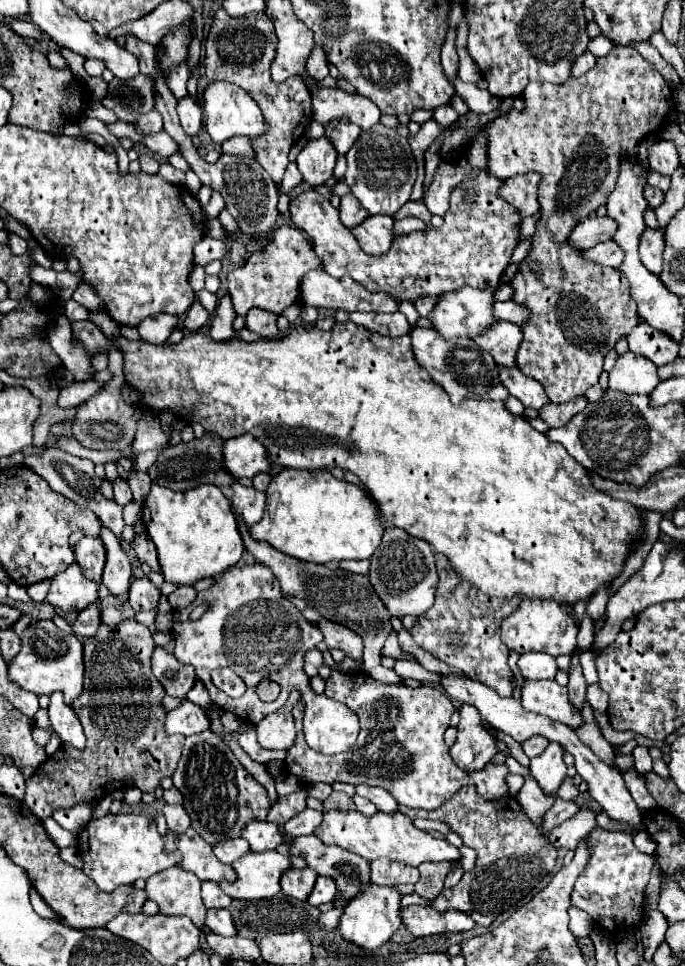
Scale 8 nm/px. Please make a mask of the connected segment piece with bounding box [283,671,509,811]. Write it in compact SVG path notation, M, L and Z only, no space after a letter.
M333 671L325 695L335 701L345 703L353 713L357 713L361 731L357 737L357 747L335 755L323 755L311 749L303 739L303 703L299 701L293 707L293 717L297 725L297 739L293 747L287 751L283 767L287 773L295 775L301 783L349 783L349 785L379 785L389 791L401 805L421 807L421 809L437 809L445 801L449 801L459 787L473 783L481 797L499 799L507 795L505 775L509 773L505 765L487 763L483 771L465 773L459 769L451 755L449 747L443 741L443 733L449 727L449 719L453 715L453 701L441 691L421 685L411 689L407 685L387 685L371 679L369 675L357 675L349 681L351 675L343 675Z

